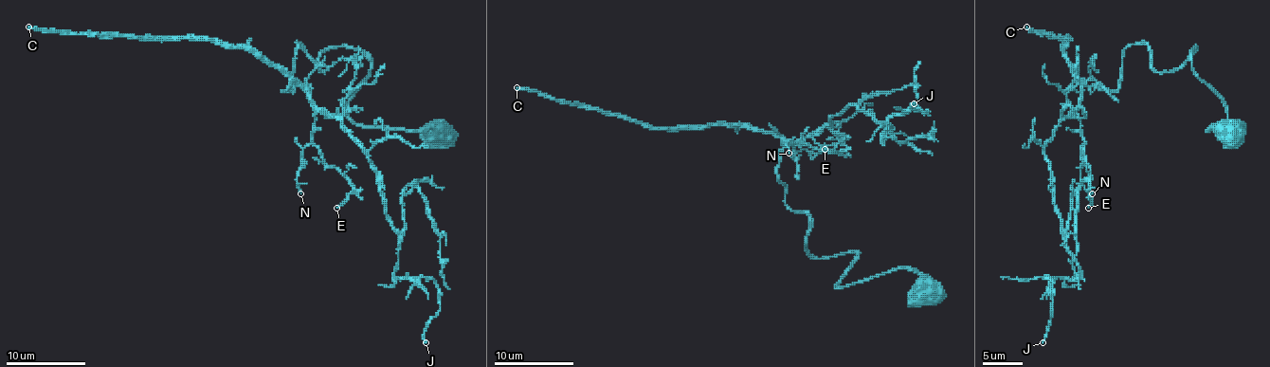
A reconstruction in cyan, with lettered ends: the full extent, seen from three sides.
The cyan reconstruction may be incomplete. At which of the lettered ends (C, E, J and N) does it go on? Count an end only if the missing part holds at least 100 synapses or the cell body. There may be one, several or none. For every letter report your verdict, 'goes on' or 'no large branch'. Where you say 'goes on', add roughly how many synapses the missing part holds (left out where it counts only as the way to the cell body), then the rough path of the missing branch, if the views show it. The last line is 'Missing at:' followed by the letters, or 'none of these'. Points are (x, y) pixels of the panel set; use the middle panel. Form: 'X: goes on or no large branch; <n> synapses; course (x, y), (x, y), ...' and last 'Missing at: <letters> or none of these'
C: goes on; 300 synapses
E: no large branch
J: no large branch
N: no large branch
Missing at: C

